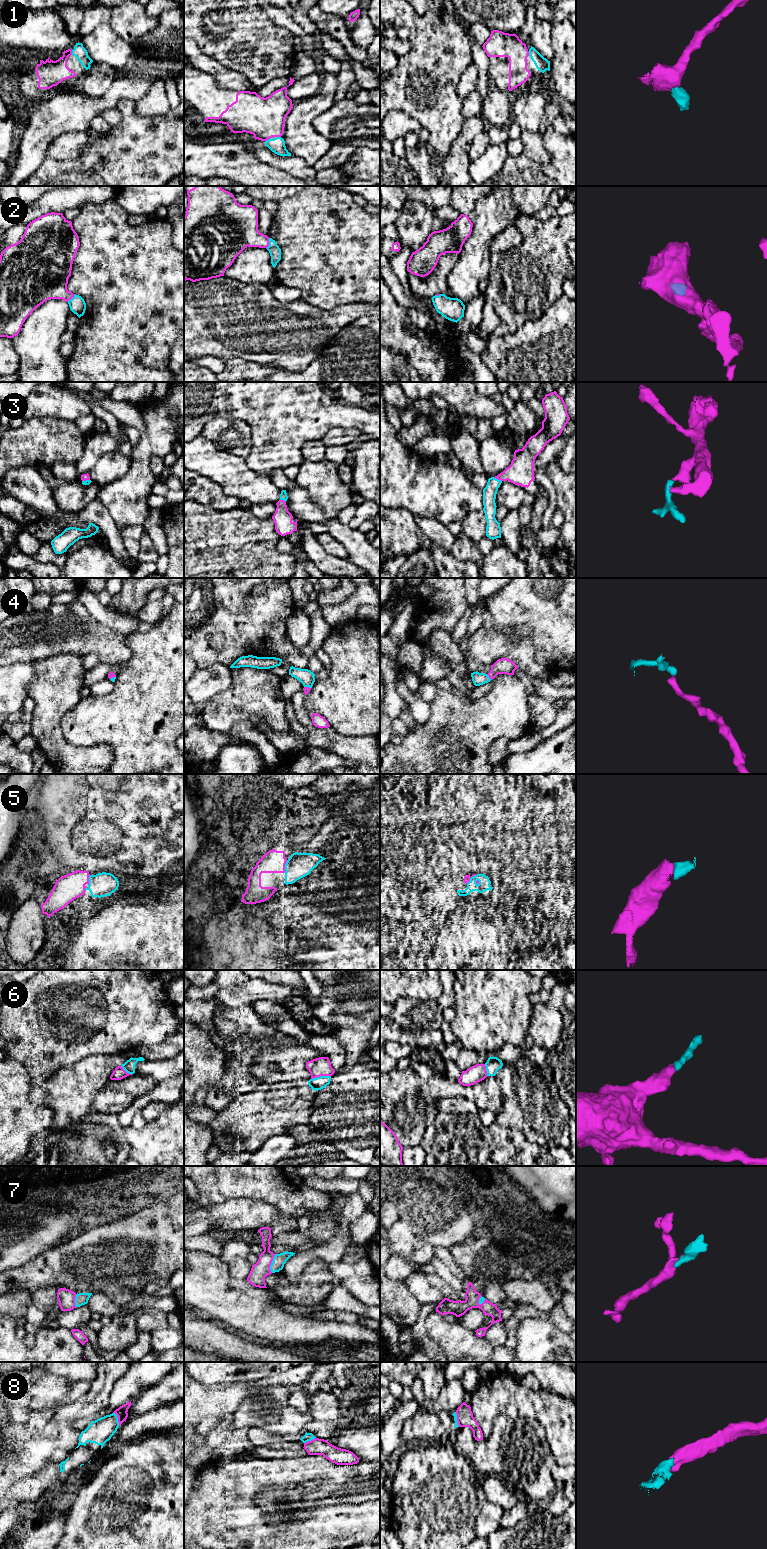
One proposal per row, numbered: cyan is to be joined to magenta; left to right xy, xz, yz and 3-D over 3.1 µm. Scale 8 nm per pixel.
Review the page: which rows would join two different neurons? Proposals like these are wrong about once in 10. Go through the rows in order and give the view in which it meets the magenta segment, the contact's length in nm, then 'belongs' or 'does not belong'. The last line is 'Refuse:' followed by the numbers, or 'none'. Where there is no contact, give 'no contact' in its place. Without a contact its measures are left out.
1: xz | 60 nm | belongs
2: xz | 90 nm | belongs
3: yz | 80 nm | belongs
4: yz | 60 nm | belongs
5: xz | 110 nm | belongs
6: xz | 160 nm | belongs
7: xz | 160 nm | belongs
8: xy | 120 nm | belongs
Refuse: none

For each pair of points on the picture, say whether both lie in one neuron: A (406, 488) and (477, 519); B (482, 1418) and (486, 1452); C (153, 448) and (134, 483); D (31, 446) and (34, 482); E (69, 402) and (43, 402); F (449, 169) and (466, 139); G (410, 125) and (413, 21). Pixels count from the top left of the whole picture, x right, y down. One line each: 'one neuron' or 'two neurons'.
A: two neurons
B: two neurons
C: one neuron
D: two neurons
E: one neuron
F: one neuron
G: two neurons

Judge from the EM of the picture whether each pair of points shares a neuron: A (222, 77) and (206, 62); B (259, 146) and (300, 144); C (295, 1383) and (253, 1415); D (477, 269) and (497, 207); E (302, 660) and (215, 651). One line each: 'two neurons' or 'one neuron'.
A: one neuron
B: two neurons
C: two neurons
D: one neuron
E: one neuron

